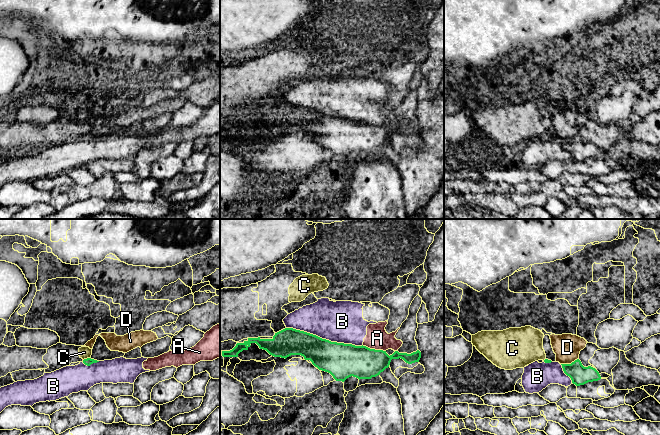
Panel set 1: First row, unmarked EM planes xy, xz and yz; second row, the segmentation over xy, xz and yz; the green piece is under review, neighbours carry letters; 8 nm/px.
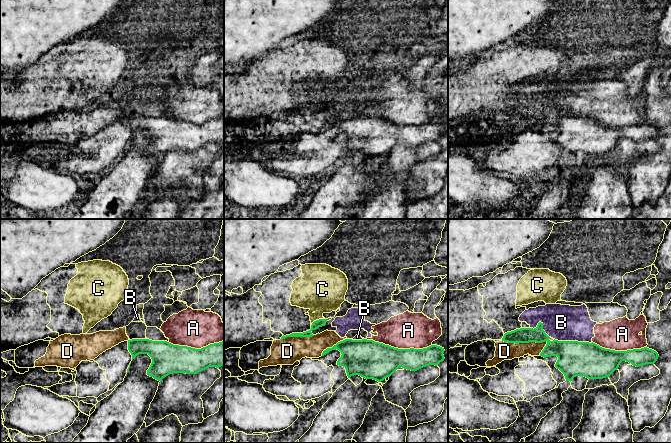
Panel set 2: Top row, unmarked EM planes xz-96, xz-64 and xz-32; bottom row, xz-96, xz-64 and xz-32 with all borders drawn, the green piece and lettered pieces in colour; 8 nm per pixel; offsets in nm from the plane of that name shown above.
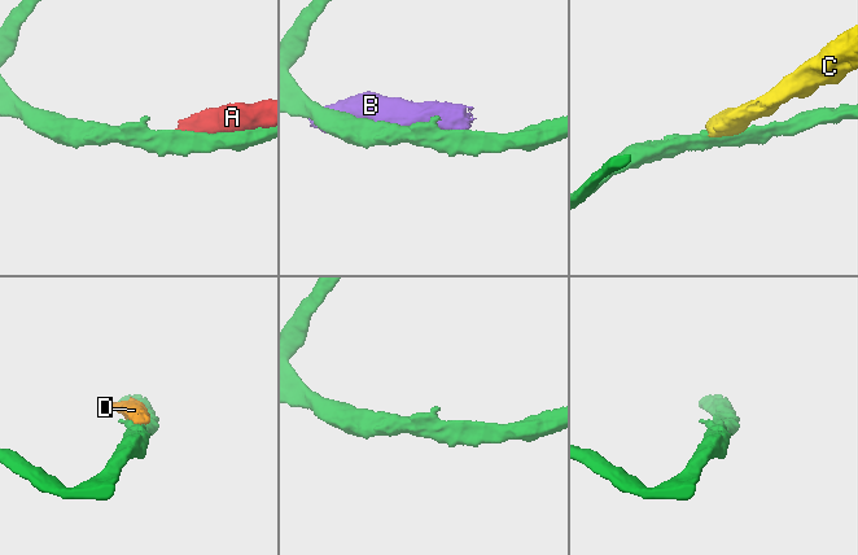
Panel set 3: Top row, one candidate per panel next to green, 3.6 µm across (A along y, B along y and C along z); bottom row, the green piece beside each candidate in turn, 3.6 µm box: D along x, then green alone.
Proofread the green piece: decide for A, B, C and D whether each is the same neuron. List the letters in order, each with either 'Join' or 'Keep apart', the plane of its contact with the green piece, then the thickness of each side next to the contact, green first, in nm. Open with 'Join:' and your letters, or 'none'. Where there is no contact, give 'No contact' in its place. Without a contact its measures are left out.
Join: none
A: Keep apart. Touches green in xz. Thickness 280 nm (green) against 180 nm
B: Keep apart. Touches green in xz. Thickness 280 nm (green) against 340 nm
C: Keep apart. Touches green in xy. Thickness 60 nm (green) against 100 nm
D: Keep apart. Touches green in yz. Thickness 160 nm (green) against 220 nm

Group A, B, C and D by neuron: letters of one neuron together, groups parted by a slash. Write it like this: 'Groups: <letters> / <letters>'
Groups: A B / C / D

